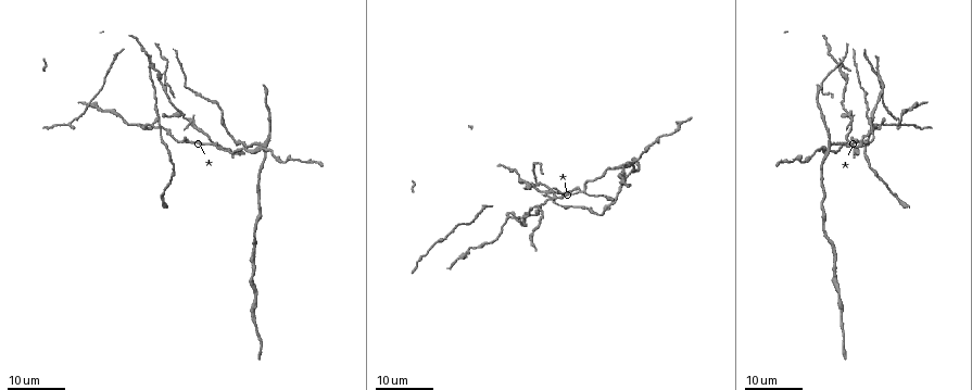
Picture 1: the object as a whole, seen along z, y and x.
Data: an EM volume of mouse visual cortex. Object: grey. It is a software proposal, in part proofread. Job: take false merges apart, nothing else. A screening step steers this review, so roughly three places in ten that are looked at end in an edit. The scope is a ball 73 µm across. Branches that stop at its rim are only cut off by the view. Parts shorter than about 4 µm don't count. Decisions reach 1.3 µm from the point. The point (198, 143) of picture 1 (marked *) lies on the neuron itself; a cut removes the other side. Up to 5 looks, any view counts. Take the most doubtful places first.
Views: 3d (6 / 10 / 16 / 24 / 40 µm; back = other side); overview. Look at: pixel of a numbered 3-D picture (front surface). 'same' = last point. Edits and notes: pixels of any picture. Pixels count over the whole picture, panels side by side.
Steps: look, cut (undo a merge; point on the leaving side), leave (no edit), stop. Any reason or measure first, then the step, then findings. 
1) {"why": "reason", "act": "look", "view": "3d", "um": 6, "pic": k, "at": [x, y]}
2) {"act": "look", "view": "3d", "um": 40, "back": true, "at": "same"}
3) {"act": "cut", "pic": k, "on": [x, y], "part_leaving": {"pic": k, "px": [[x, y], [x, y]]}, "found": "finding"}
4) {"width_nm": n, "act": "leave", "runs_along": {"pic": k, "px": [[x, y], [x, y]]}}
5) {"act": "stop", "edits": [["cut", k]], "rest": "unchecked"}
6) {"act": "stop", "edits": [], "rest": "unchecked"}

{"why": "four arms meet", "act": "look", "view": "3d", "um": 24, "pic": 1, "at": [160, 127]}

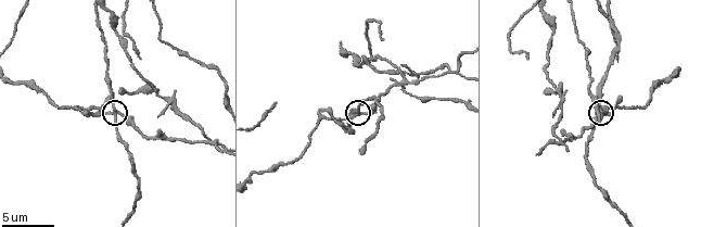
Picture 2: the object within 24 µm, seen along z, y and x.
{"act": "look", "view": "3d", "um": 10, "pic": 2, "at": [114, 116]}

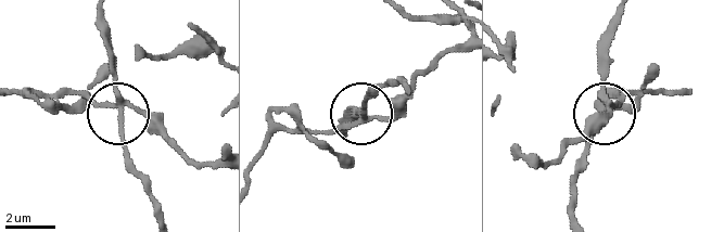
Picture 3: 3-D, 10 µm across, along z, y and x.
{"act": "cut", "pic": 3, "on": [353, 114], "part_leaving": {"pic": 3, "px": [[121, 103], [102, 12]]}, "found": "a second neuron is stuck on"}

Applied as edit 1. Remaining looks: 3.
{"why": "four-way junction", "act": "look", "view": "3d", "um": 10, "pic": 2, "at": [209, 140]}

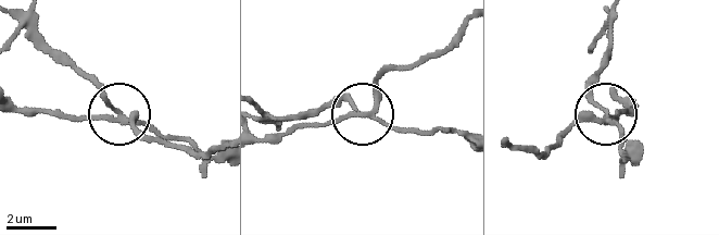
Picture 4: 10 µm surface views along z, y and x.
{"act": "look", "view": "3d", "um": 6, "pic": 4, "at": [605, 113]}

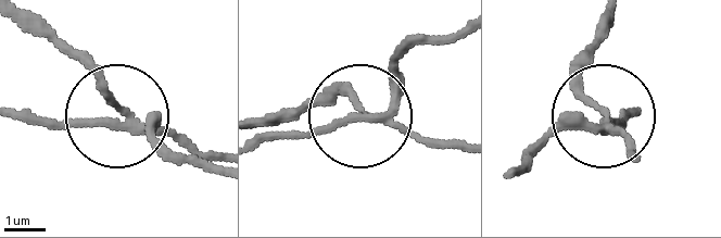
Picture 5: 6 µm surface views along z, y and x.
{"width_nm": 200, "act": "cut", "pic": 5, "on": [106, 88], "part_leaving": {"pic": 5, "px": [[135, 128], [73, 59], [21, 28]]}, "found": "a second neuron is stuck on"}

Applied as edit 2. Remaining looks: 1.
{"why": "arms run side by side", "act": "look", "view": "3d", "um": 10, "pic": 2, "at": [269, 169]}

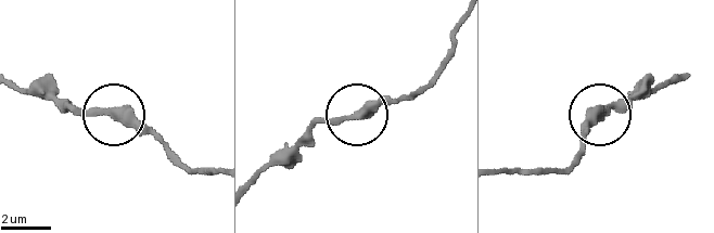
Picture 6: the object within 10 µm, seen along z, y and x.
{"width_nm": 320, "act": "leave", "found": "all the same neuron"}

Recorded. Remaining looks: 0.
{"act": "stop", "edits": [["cut", 3], ["cut", 5]], "rest": "unchecked"}

